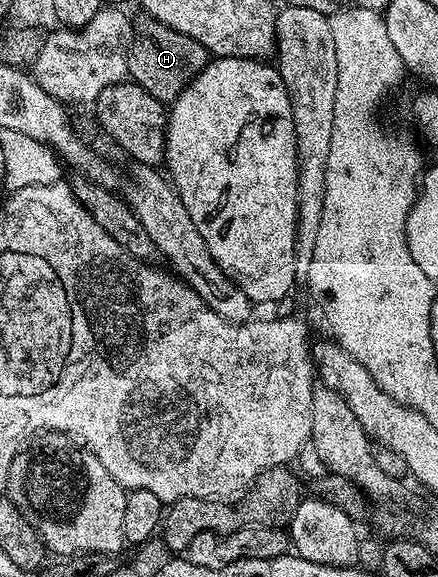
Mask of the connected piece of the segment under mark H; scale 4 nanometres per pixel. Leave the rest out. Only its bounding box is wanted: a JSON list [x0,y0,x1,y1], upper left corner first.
[127,18,209,105]

